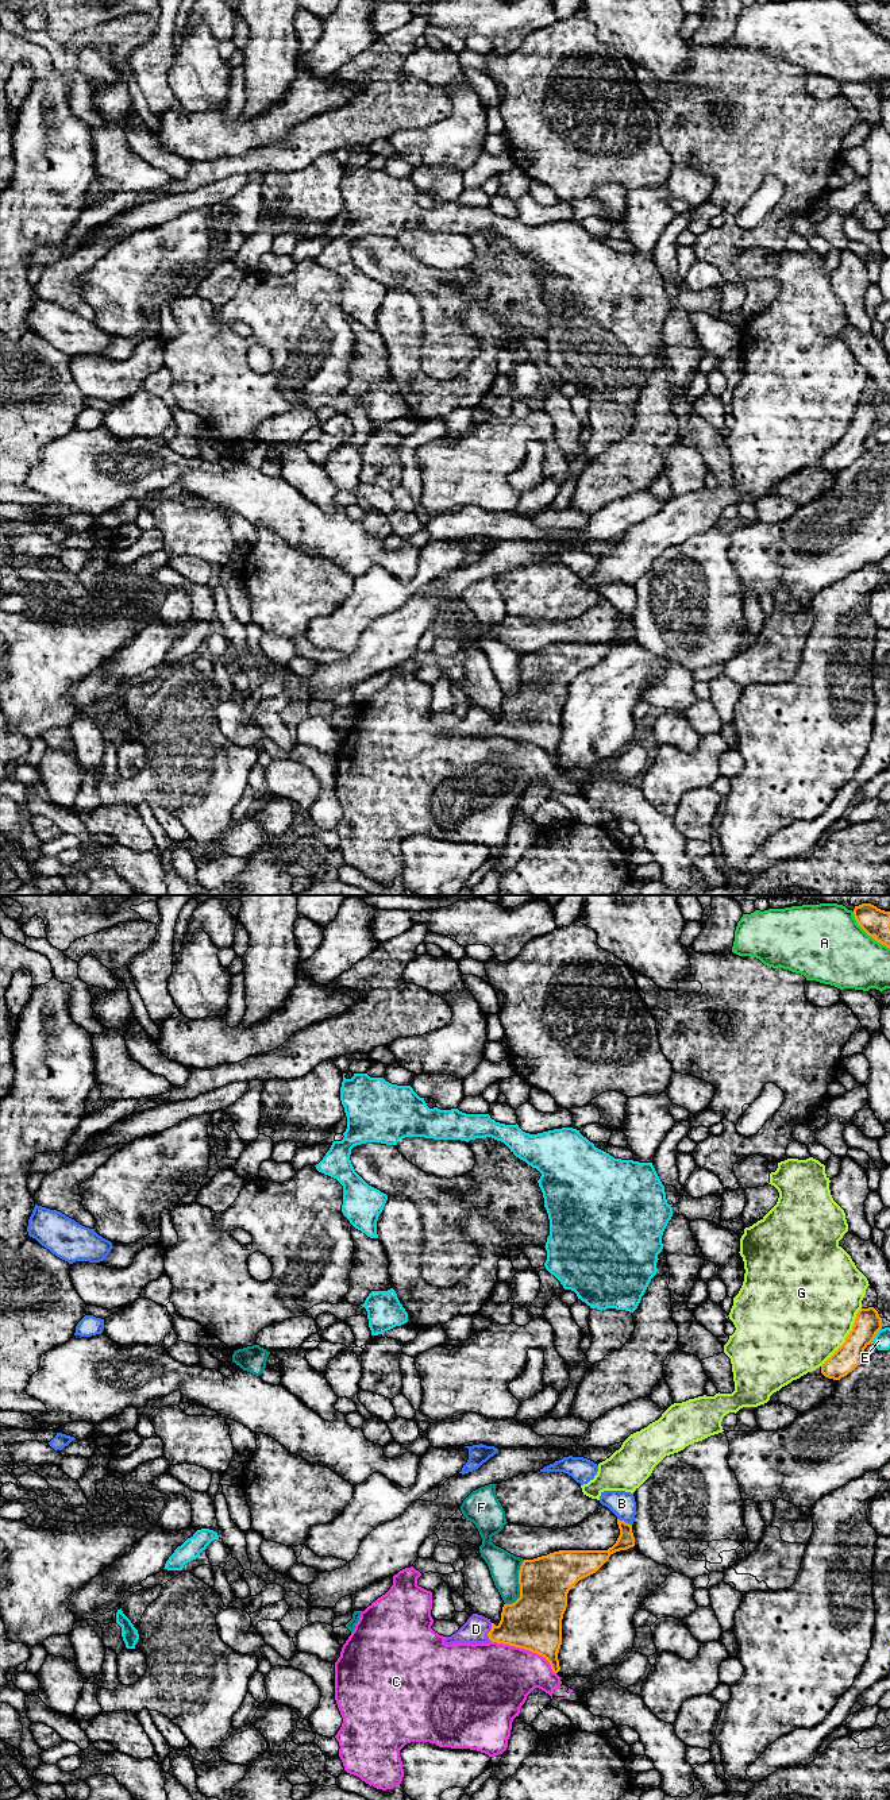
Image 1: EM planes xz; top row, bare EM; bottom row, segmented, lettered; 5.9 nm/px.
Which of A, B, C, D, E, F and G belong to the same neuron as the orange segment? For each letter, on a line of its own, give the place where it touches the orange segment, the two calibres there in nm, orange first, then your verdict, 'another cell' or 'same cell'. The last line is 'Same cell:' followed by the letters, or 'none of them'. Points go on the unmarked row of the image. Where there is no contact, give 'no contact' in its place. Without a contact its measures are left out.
A: contact xz (867, 26); calibres 170 and 440 nm; another cell
B: contact xz (623, 613); calibres 100 and 150 nm; another cell
C: contact xz (526, 742); calibres 340 and 420 nm; another cell
D: contact xz (488, 725); calibres 300 and 150 nm; same cell
E: contact xz (875, 427); calibres 160 and 100 nm; another cell
F: contact xz (520, 678); calibres 340 and 180 nm; another cell
G: contact xz (847, 430); calibres 160 and 480 nm; another cell
Same cell: D

